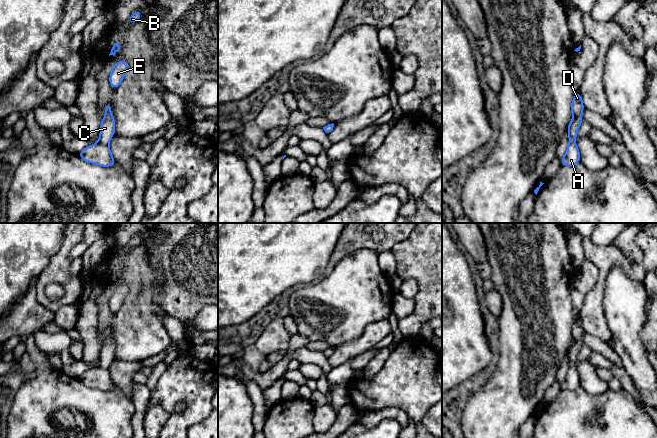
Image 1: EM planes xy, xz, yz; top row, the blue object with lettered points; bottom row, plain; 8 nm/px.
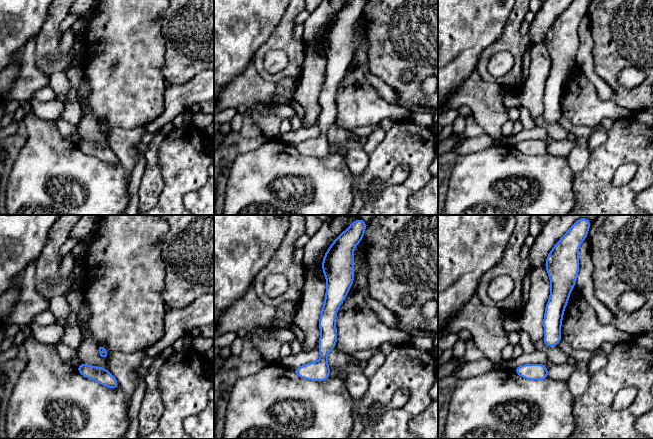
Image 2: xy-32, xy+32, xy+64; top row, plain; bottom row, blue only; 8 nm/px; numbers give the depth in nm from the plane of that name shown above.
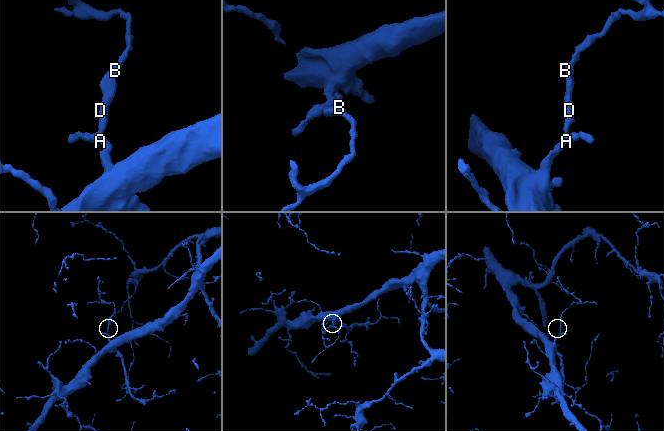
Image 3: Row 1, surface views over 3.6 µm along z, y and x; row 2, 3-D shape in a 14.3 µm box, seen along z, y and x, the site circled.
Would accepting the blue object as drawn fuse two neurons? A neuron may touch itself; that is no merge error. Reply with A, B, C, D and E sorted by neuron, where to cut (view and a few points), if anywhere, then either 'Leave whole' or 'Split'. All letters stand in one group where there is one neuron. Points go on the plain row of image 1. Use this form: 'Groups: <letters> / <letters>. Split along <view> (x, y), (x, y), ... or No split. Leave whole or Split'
Groups: A B C D E. No split. Leave whole

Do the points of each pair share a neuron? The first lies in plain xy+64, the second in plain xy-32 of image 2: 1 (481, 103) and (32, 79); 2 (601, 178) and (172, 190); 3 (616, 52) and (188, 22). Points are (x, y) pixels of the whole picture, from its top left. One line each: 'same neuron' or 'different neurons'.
1: same neuron
2: same neuron
3: same neuron

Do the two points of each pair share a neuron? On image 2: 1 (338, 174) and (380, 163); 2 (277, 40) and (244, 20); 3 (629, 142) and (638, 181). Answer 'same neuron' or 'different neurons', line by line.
1: different neurons
2: different neurons
3: same neuron

